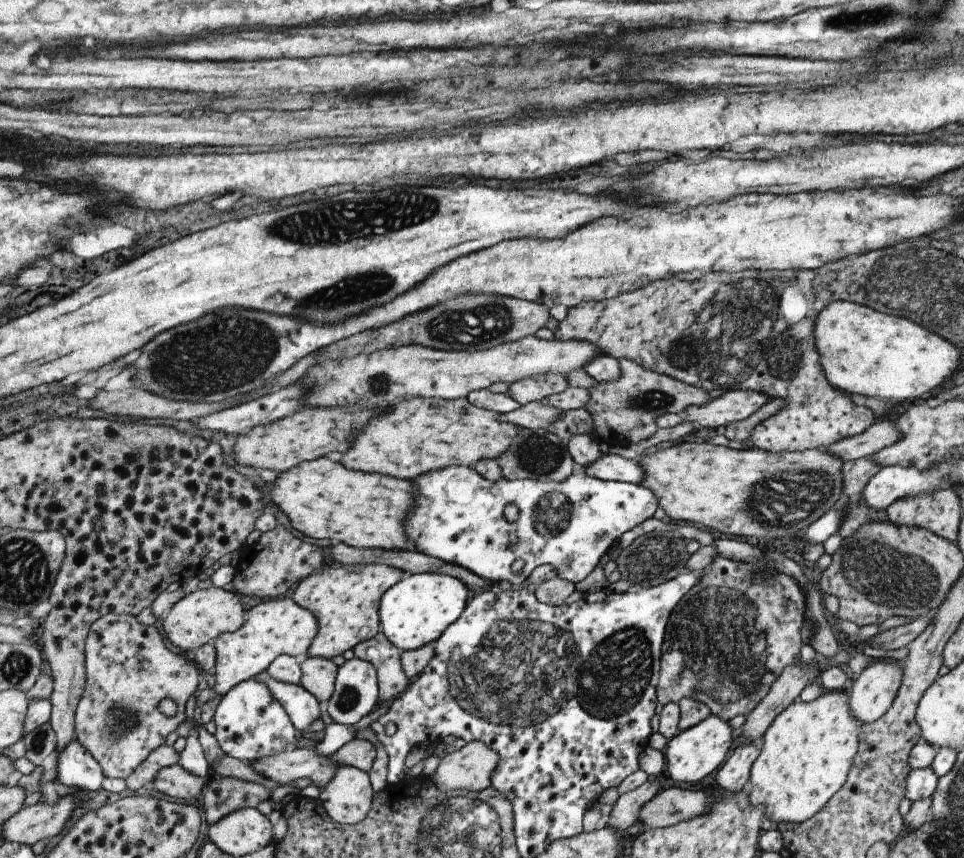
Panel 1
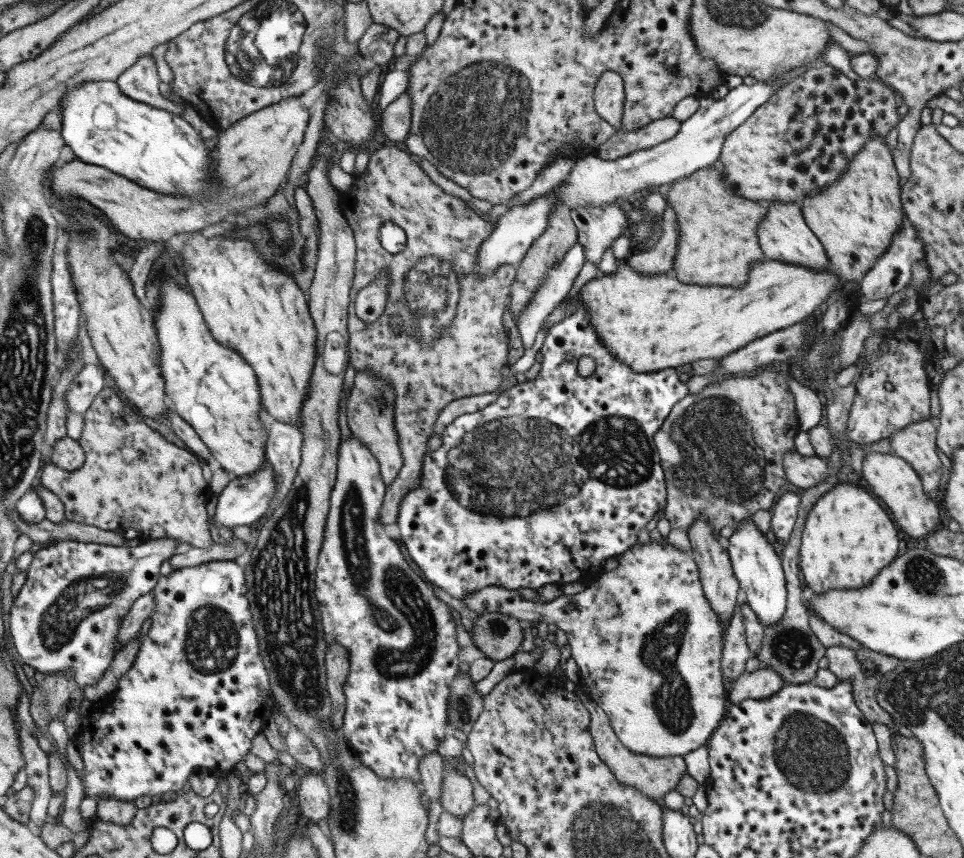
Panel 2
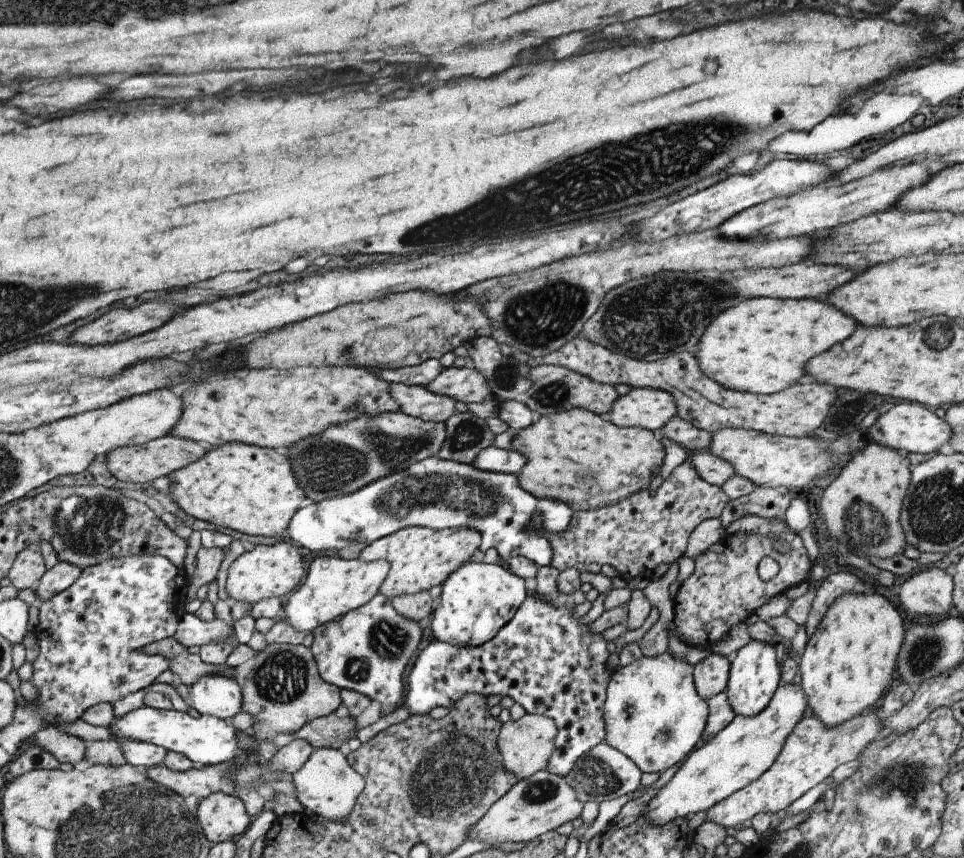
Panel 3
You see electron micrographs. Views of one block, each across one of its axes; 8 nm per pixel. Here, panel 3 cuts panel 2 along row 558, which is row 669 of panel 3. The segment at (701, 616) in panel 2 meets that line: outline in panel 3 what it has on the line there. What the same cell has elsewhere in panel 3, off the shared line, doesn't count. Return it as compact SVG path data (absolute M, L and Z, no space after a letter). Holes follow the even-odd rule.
M670 651L658 656L642 656L626 666L620 666L611 674L603 706L605 741L628 756L641 772L662 774L700 745L709 715L707 700L696 690L693 681L693 666L684 658L673 656Z

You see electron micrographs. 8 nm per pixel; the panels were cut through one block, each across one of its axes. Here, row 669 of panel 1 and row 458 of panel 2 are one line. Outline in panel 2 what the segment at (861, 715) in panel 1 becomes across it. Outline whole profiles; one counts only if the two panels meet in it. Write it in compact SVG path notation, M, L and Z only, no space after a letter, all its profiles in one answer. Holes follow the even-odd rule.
M870 452L863 462L863 477L870 485L874 494L886 503L892 516L896 518L898 526L912 538L924 538L936 530L940 524L940 506L935 496L924 491L918 473L903 458L896 454L880 454Z

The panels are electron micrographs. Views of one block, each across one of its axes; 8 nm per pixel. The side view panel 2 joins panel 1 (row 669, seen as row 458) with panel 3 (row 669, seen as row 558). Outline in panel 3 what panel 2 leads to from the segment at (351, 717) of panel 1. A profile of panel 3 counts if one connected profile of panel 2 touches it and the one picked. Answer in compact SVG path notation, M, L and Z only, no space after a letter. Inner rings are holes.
M382 593L362 605L360 608L347 612L339 619L330 621L325 625L316 627L311 633L313 642L311 651L314 655L320 676L328 683L341 689L350 689L367 696L370 701L380 702L381 714L389 714L403 705L405 699L404 672L410 660L416 654L420 644L423 629L418 621L398 614L392 606L391 600Z

